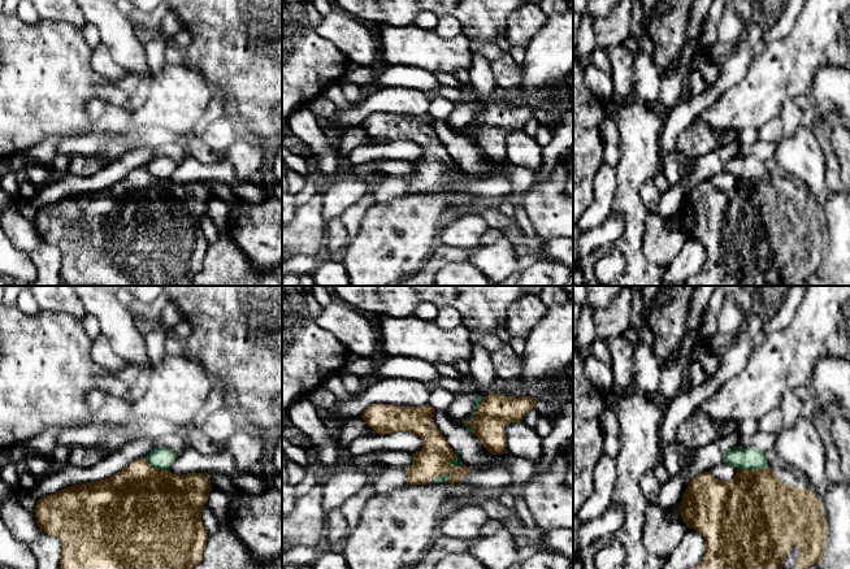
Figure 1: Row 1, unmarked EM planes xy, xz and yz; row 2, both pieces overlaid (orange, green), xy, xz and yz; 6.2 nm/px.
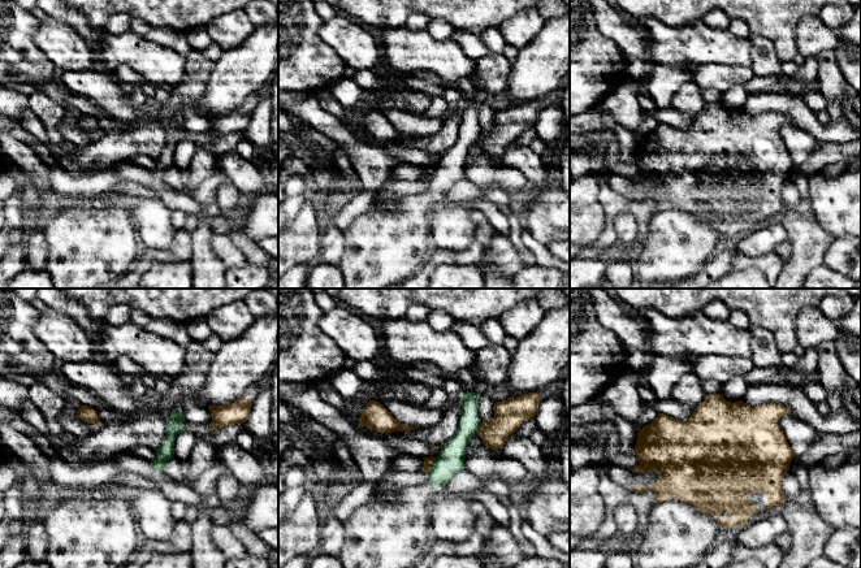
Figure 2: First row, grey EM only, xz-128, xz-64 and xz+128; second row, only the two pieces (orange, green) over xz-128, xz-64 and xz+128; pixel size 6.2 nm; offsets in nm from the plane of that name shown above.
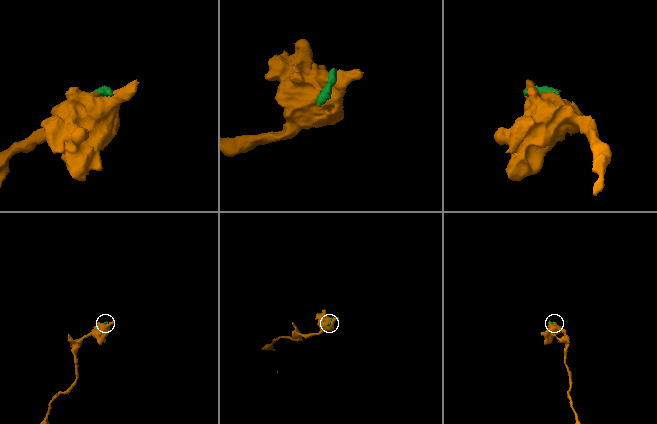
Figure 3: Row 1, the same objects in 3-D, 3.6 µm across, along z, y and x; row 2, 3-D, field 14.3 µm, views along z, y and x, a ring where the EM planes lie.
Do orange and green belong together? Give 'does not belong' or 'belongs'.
does not belong

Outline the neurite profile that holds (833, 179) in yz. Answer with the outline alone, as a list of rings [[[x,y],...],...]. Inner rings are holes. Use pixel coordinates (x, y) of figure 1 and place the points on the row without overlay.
[[[818,114],[815,121],[812,122],[812,127],[825,156],[825,182],[828,184],[828,191],[831,195],[836,192],[842,194],[845,192],[845,184],[840,175],[840,162],[836,157],[834,147],[832,144],[827,123]]]

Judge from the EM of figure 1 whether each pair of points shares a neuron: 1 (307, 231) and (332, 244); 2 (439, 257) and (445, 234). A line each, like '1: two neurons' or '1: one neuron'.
1: two neurons
2: two neurons

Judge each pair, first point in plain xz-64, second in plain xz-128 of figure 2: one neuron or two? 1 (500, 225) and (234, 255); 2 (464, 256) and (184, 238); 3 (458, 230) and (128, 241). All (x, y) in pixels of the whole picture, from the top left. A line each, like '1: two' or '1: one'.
1: two
2: one
3: two

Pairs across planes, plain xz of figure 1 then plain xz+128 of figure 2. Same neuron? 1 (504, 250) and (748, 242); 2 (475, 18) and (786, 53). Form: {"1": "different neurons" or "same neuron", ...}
{"1": "different neurons", "2": "same neuron"}

